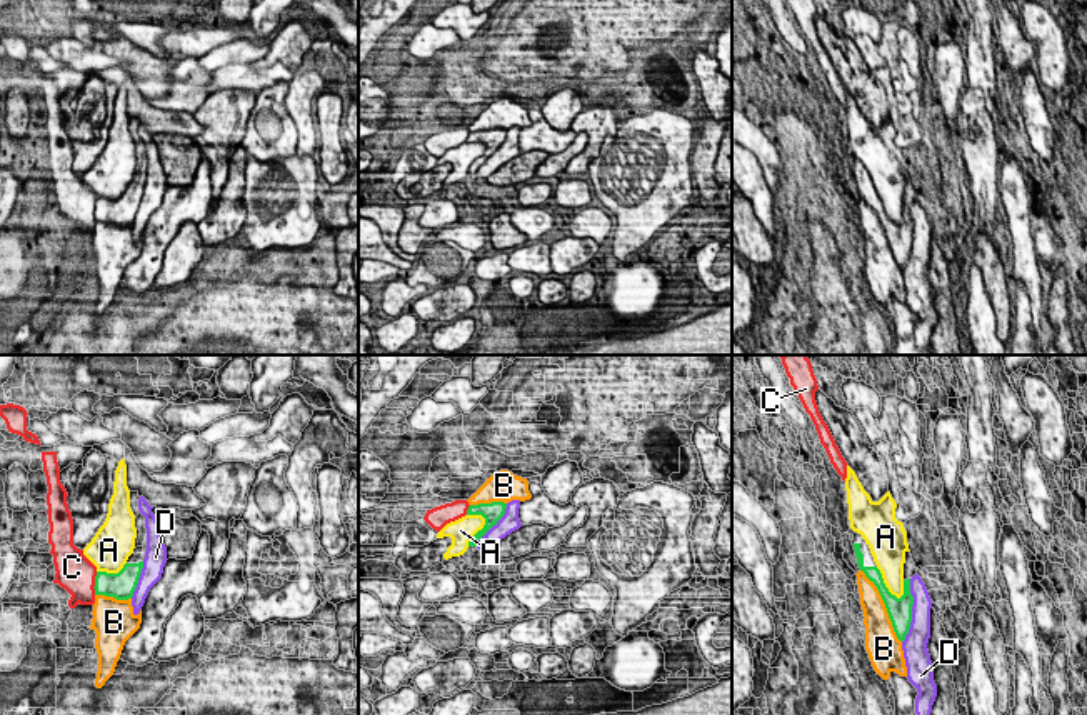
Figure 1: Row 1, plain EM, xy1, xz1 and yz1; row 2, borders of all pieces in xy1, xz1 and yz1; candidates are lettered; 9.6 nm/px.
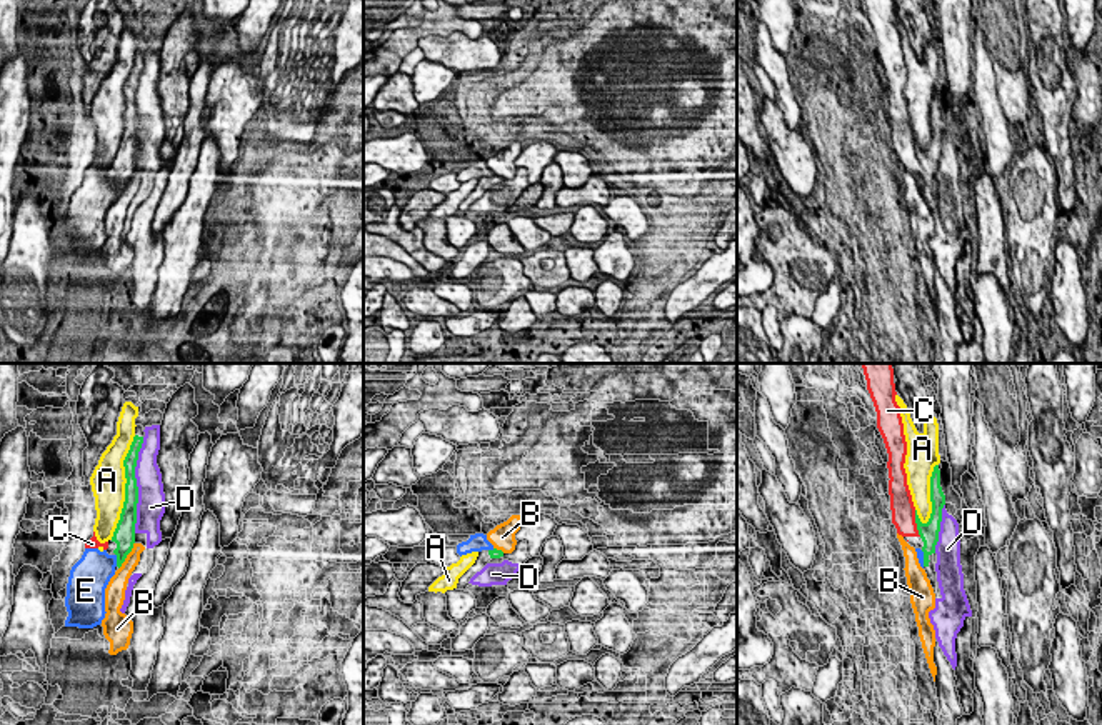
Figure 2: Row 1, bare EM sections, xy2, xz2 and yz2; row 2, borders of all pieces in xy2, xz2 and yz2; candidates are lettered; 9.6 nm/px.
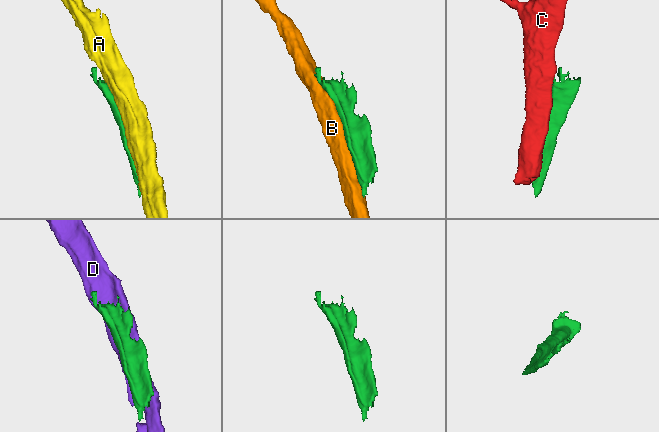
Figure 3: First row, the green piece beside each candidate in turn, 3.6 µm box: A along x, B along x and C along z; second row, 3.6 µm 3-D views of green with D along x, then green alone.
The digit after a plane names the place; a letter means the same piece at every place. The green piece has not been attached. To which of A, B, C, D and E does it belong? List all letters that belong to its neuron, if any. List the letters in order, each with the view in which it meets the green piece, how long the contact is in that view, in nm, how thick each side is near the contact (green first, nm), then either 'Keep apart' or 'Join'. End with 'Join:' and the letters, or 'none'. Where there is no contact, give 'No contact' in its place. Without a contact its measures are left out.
A: Touches green in xy2. Shared border 1050 nm. Thickness 160 nm (green) against 320 nm. Keep apart
B: Touches green in yz1. Shared border 800 nm. Thickness 240 nm (green) against 280 nm. Keep apart
C: Touches green in yz2. Shared border 260 nm. Thickness 190 nm (green) against 220 nm. Keep apart
D: Touches green in xy2. Shared border 950 nm. Thickness 140 nm (green) against 260 nm. Keep apart
E: Touches green in xy2. Shared border 130 nm. Thickness 220 nm (green) against 360 nm. Keep apart
Join: none

